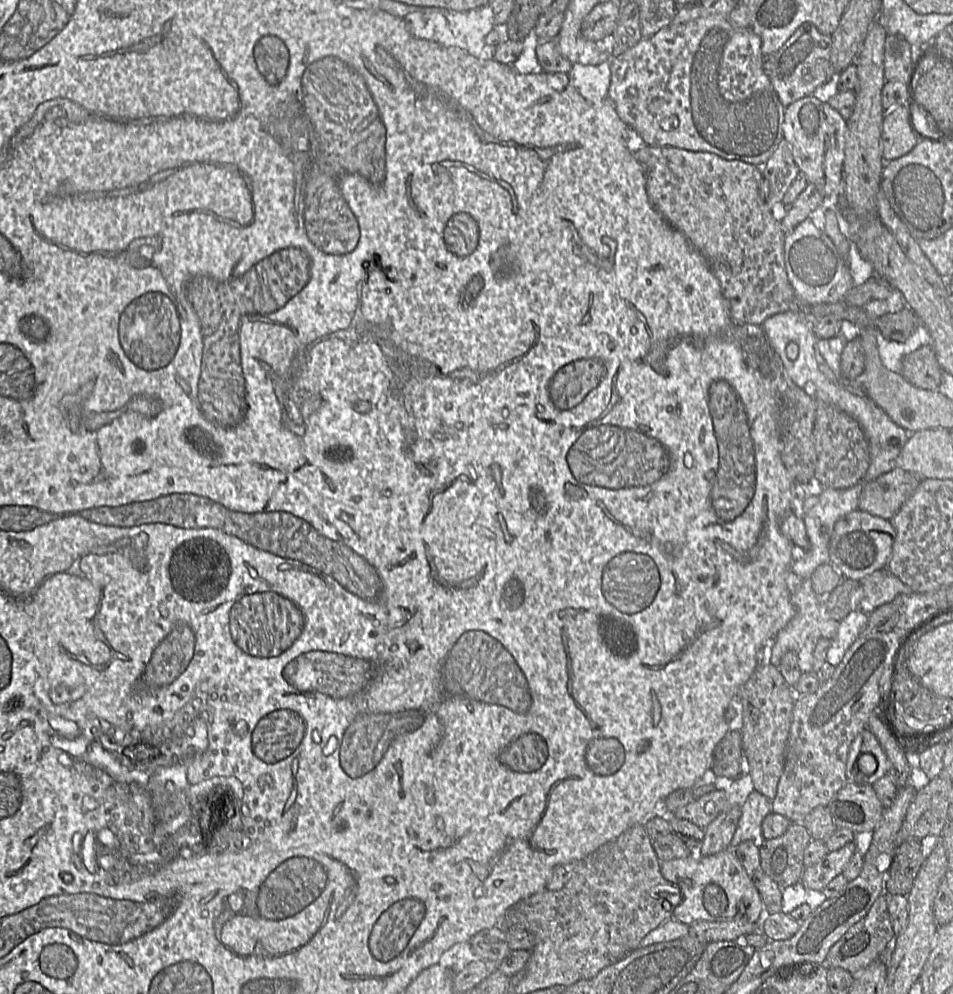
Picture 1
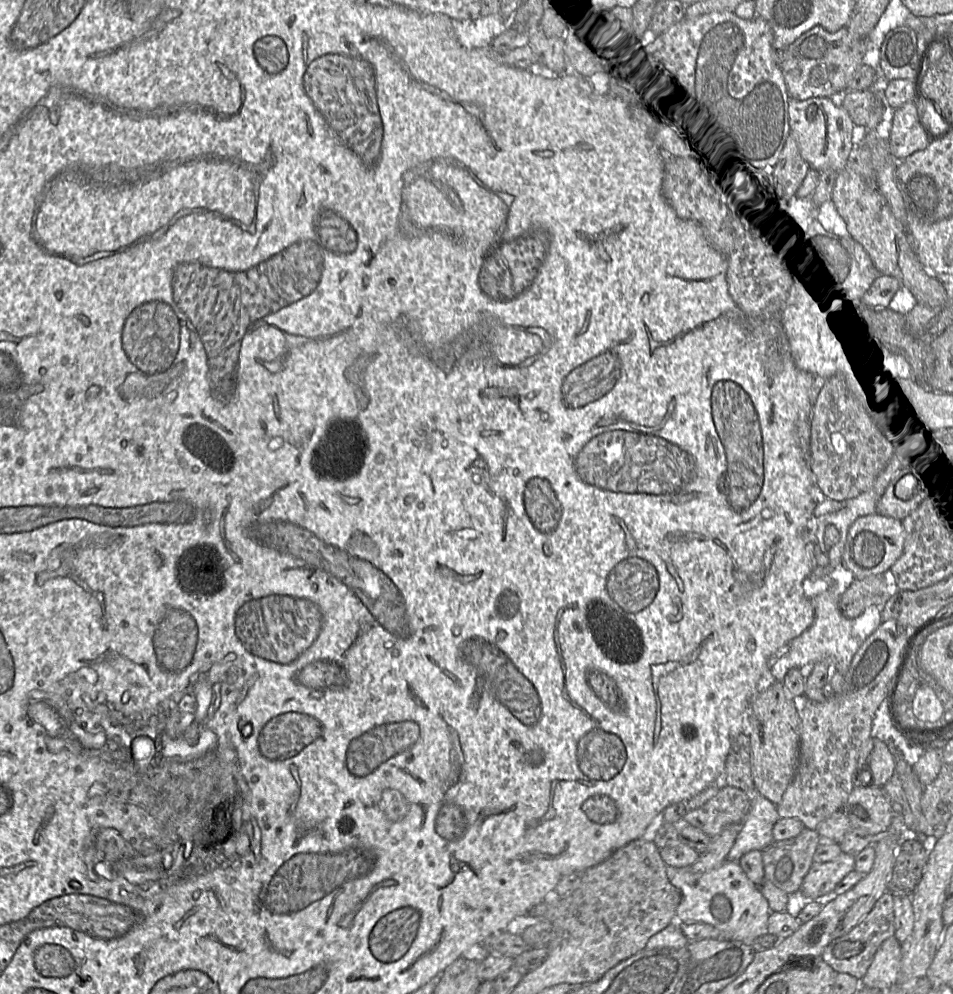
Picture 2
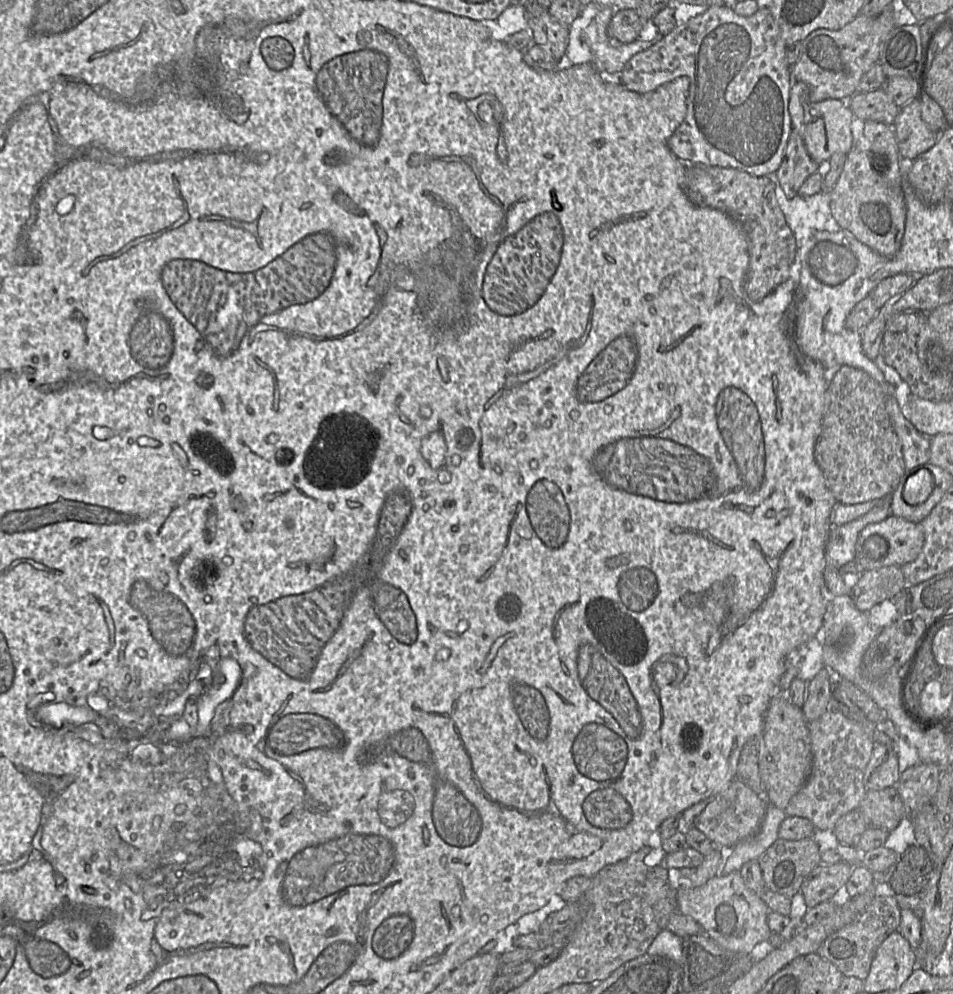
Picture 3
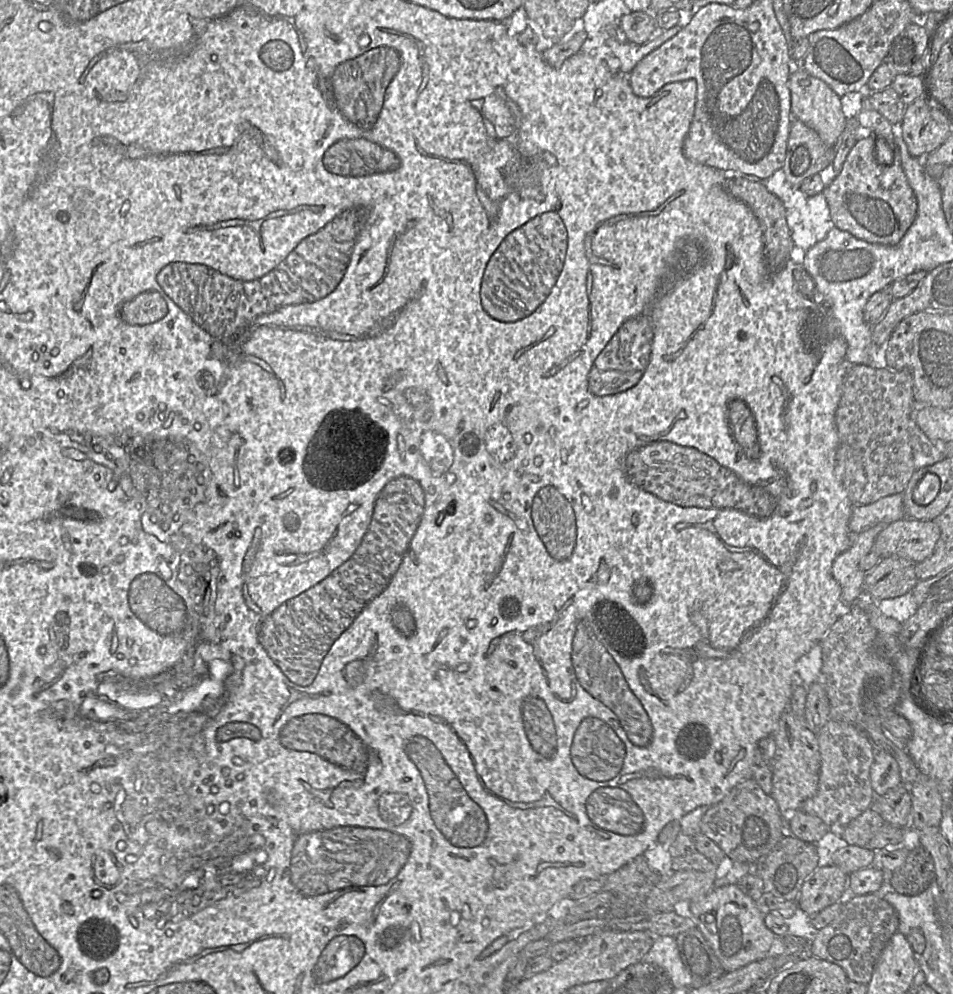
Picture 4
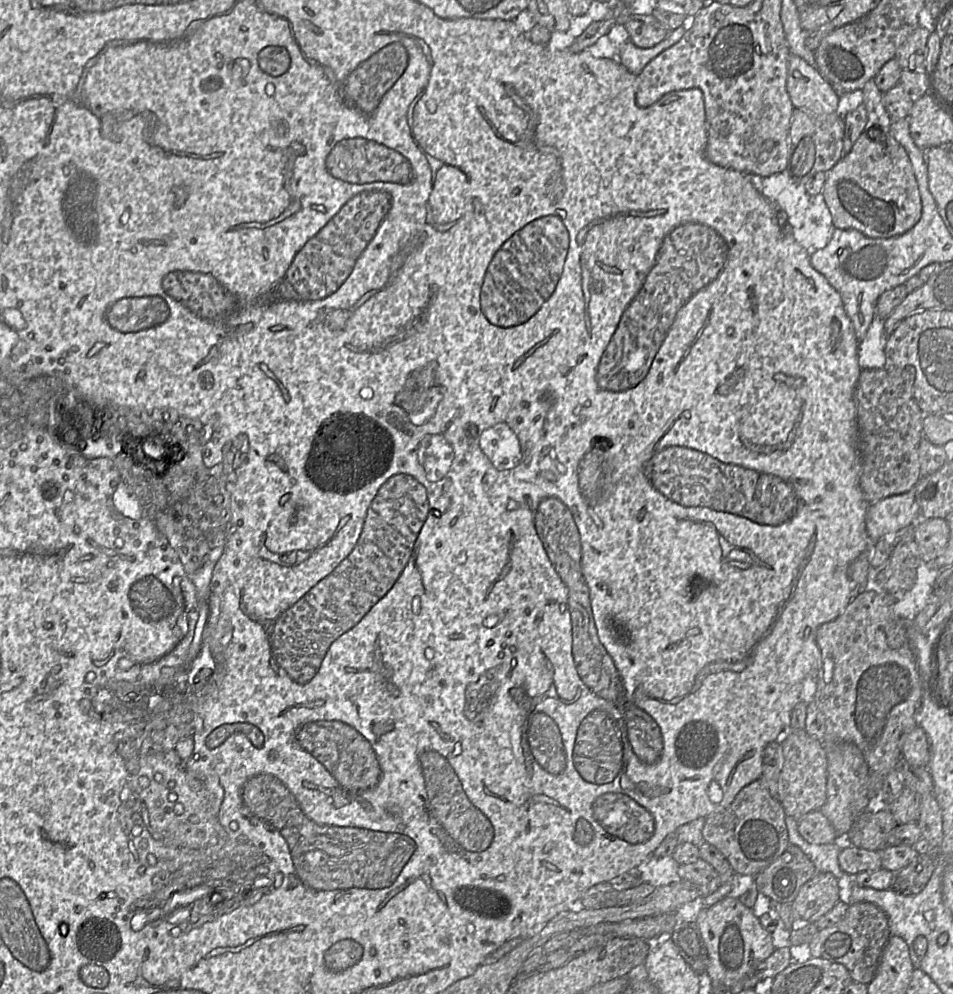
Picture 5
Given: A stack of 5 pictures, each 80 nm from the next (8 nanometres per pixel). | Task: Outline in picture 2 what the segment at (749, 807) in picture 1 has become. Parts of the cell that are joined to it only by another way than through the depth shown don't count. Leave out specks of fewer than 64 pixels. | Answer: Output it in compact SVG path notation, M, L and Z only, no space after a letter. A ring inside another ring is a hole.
M760 794L753 797L750 810L726 860L739 862L747 852L762 851L770 845L774 841L772 829L779 818L777 805Z

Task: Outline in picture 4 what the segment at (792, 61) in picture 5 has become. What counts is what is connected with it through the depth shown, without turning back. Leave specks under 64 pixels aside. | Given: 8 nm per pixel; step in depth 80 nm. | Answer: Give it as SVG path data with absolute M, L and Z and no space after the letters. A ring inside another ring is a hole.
M794 67L789 76L789 89L791 93L791 111L793 119L798 119L817 132L820 139L829 147L834 147L847 123L843 114L841 101L824 81L816 78L805 70Z

